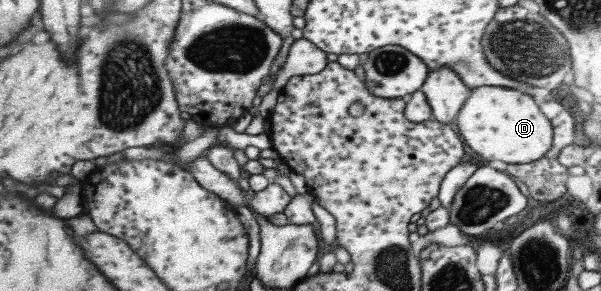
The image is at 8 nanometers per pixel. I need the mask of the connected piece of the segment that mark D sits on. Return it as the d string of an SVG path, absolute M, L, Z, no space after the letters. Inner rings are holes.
M480 86L474 88L461 112L455 118L463 142L483 160L501 160L507 164L525 164L541 158L552 143L550 120L539 111L539 107L527 94L502 86Z

